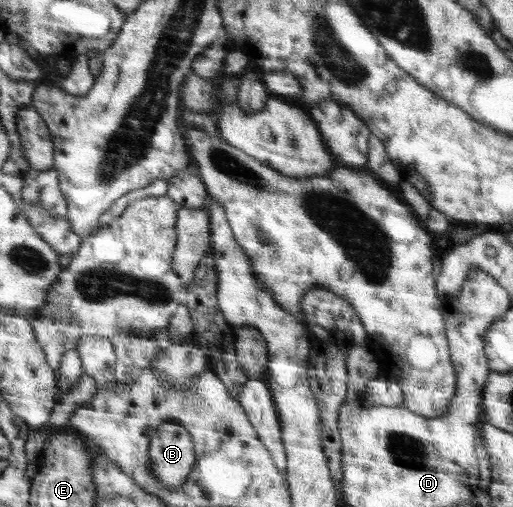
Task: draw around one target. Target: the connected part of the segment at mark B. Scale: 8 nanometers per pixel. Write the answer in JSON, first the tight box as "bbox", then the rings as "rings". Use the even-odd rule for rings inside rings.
{"bbox":[150,424,197,490],"rings":[[[162,424],[150,441],[150,462],[154,476],[170,490],[184,484],[197,461],[193,438],[182,424]]]}

